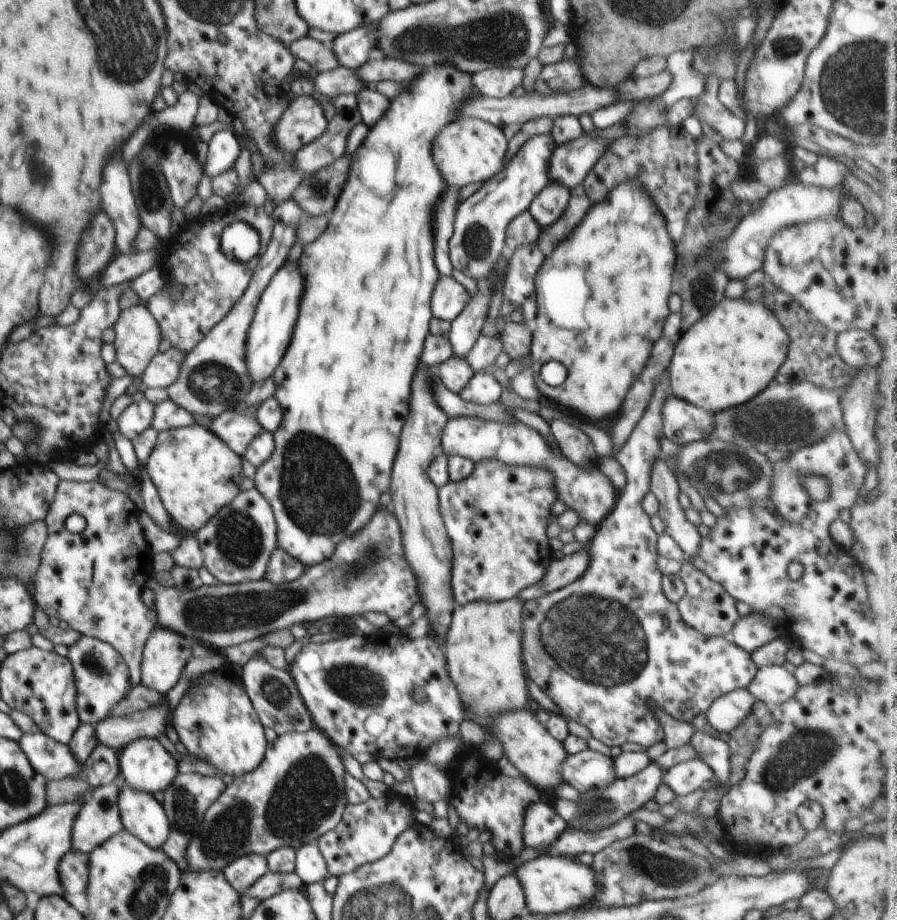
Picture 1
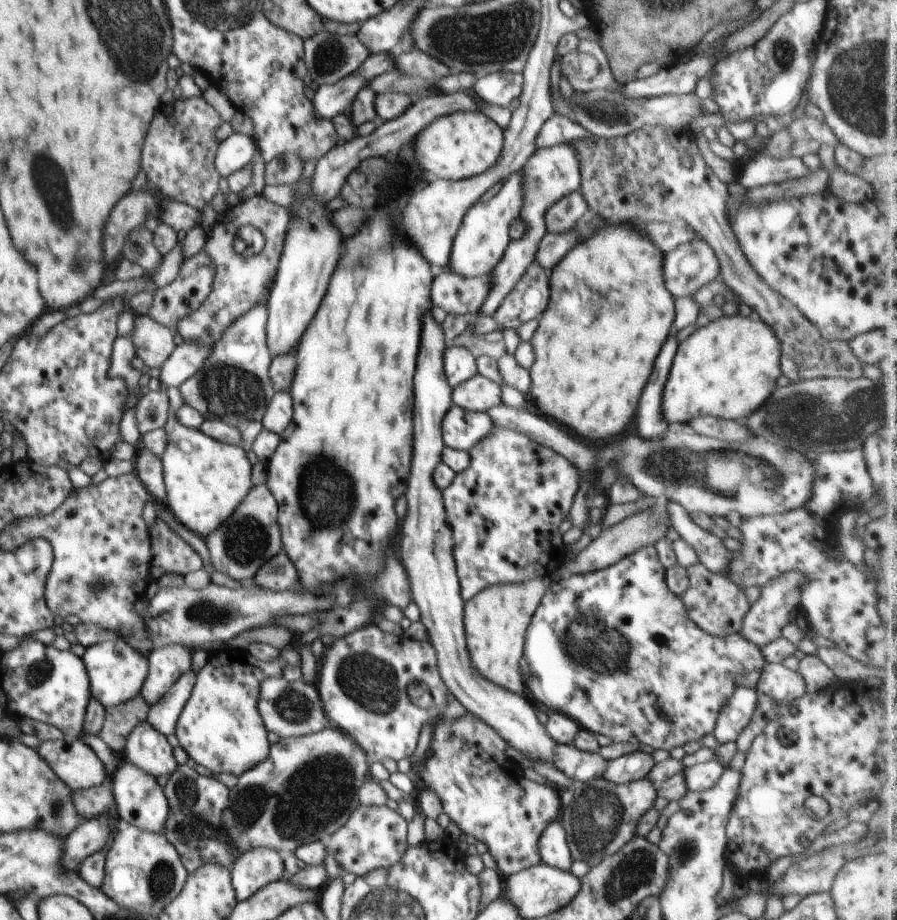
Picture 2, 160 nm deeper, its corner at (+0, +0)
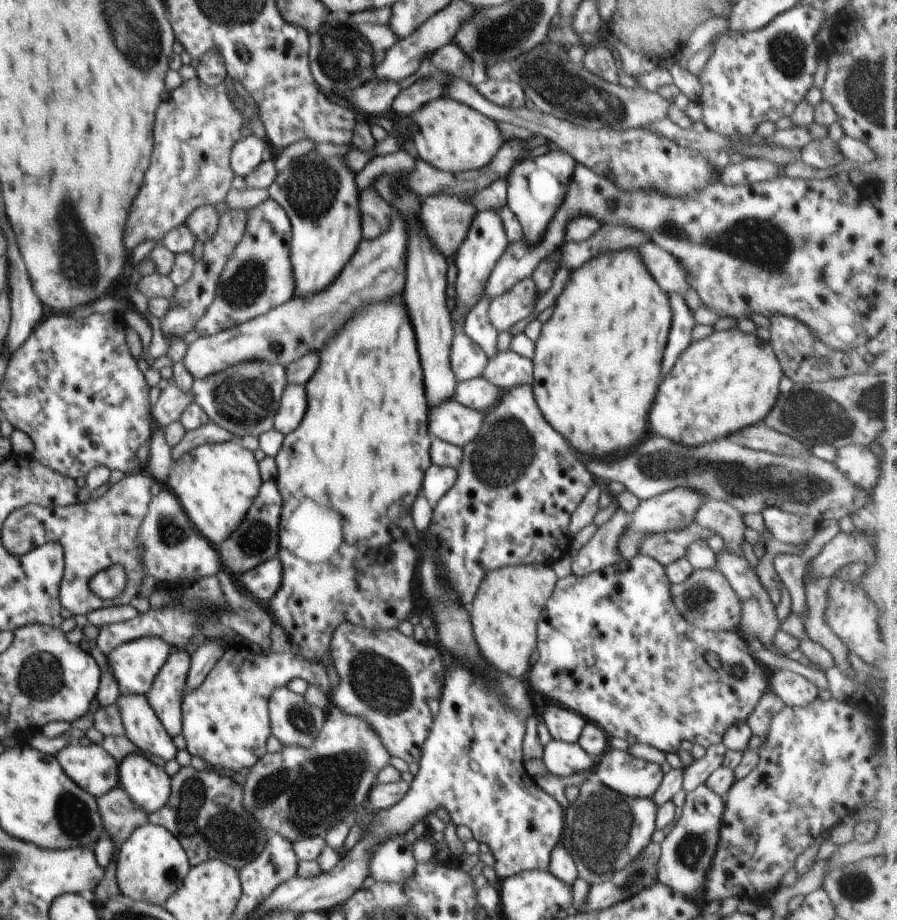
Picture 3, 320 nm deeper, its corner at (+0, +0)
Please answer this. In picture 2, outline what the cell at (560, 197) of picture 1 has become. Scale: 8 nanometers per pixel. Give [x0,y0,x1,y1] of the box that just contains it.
[546,192,588,233]

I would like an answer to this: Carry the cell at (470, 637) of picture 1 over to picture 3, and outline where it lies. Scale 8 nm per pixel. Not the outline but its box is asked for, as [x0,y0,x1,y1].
[468,563,557,678]

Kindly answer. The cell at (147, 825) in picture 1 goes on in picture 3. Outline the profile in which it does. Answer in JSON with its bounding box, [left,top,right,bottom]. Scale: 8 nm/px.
[119,752,171,814]

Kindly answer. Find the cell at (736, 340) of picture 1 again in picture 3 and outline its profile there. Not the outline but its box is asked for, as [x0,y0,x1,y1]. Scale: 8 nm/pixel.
[648,328,783,447]

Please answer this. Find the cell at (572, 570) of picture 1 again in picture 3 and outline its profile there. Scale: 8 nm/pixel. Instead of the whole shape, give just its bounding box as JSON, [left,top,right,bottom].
[617,487,705,559]

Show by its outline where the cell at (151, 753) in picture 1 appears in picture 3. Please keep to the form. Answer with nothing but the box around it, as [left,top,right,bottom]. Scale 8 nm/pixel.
[117,694,176,764]

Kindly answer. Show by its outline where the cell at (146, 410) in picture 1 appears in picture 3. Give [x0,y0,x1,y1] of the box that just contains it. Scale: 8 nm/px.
[151,384,194,428]

